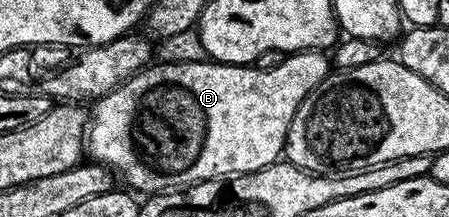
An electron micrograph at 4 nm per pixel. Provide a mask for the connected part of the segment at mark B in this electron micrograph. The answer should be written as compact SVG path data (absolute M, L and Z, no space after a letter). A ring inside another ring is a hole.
M302 50L295 54L289 54L284 57L282 64L269 70L259 70L254 64L229 66L227 62L214 62L211 60L195 62L194 64L166 64L157 61L155 64L145 66L133 78L126 80L123 86L105 94L103 98L95 103L96 111L94 109L91 111L90 125L86 130L86 150L96 162L103 163L111 168L119 177L121 174L133 186L128 185L133 191L141 190L144 196L176 192L185 186L194 186L197 182L205 182L211 178L223 178L229 174L249 174L255 170L261 170L273 165L285 153L288 129L294 120L294 112L298 108L298 104L302 104L305 96L323 78L327 78L329 73L329 55L319 50Z

